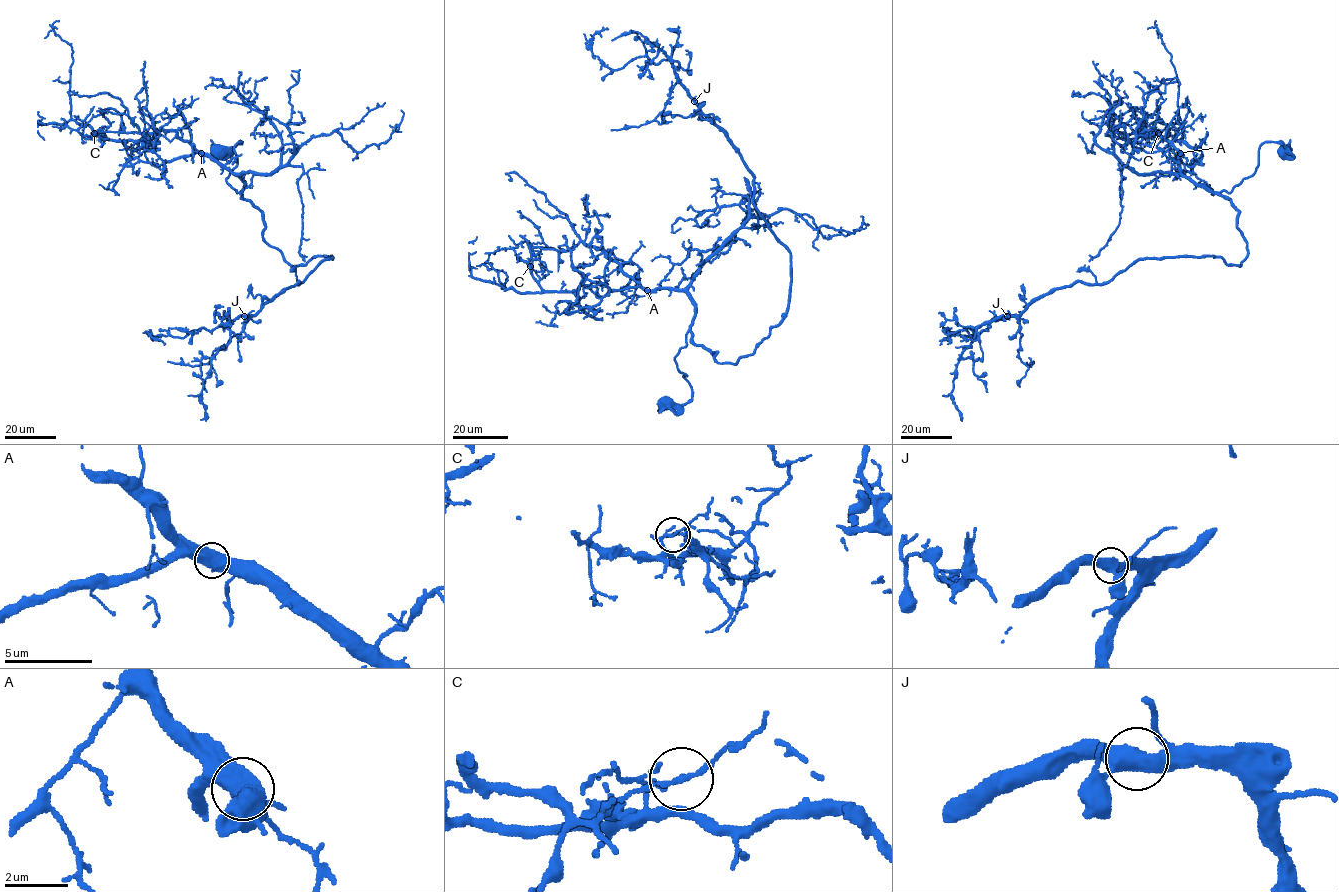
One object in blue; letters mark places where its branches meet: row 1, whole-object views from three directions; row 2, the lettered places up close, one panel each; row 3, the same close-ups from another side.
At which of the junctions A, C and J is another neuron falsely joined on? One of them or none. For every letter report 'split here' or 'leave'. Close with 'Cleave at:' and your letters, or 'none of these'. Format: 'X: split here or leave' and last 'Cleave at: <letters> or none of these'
A: leave
C: split here
J: leave
Cleave at: C

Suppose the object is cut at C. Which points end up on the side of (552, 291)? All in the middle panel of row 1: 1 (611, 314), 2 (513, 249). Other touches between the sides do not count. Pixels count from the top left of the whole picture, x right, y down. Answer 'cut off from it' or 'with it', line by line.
1: cut off from it
2: with it

